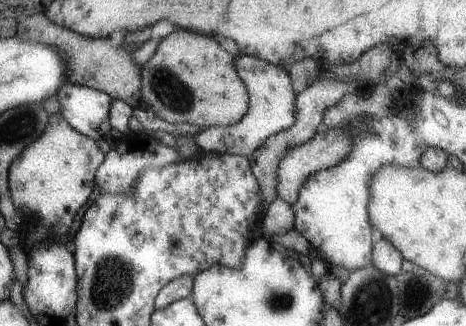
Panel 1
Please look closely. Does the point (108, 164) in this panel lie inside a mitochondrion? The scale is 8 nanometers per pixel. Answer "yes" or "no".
no

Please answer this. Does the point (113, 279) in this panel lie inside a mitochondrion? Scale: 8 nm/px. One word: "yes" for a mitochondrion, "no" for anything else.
yes

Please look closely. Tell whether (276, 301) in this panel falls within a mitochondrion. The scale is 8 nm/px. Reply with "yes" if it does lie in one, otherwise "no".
yes

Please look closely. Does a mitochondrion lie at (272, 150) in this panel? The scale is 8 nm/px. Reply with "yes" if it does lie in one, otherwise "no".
yes

